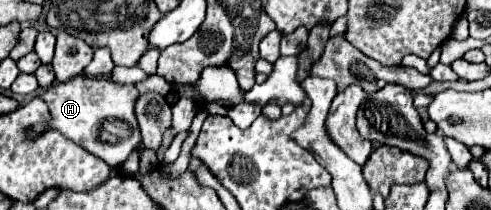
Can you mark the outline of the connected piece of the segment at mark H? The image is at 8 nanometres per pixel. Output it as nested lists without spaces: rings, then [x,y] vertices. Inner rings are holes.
[[[77,76],[69,82],[53,84],[41,94],[45,104],[49,104],[49,118],[37,126],[29,126],[27,136],[33,140],[45,130],[57,130],[57,132],[65,134],[65,138],[77,142],[89,154],[97,154],[97,158],[101,158],[103,162],[109,162],[109,166],[115,168],[115,166],[123,164],[127,160],[129,152],[133,152],[135,146],[141,142],[139,126],[135,120],[137,96],[139,96],[139,92],[133,84],[117,84],[111,78],[87,78],[87,76],[79,78]],[[109,118],[117,118],[117,120],[127,122],[131,126],[131,136],[125,140],[117,140],[115,144],[103,142],[99,136],[99,130],[101,130],[103,122]]]

